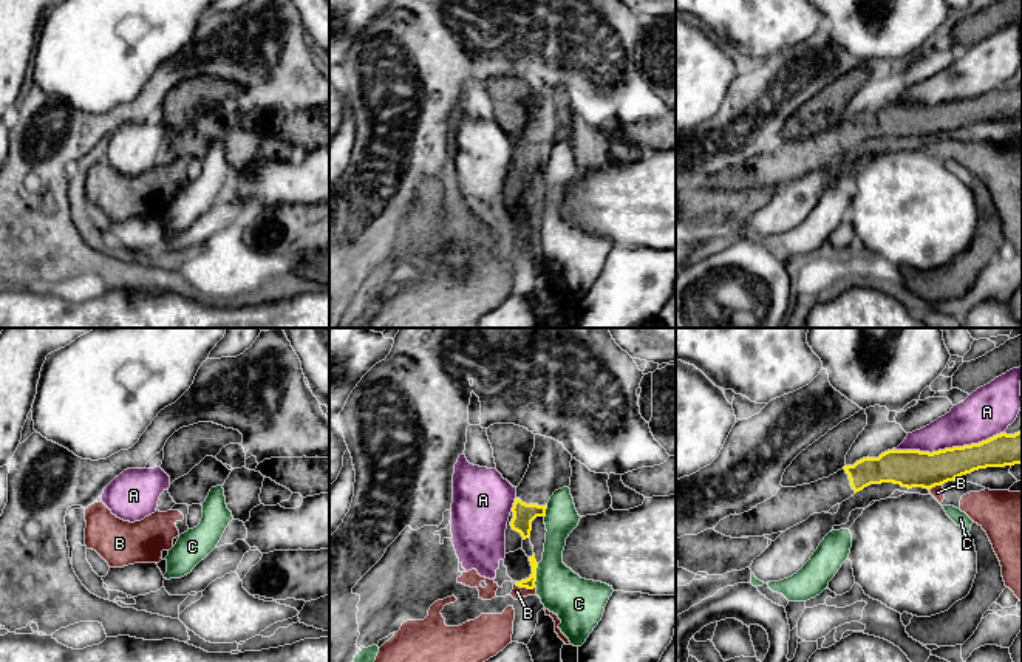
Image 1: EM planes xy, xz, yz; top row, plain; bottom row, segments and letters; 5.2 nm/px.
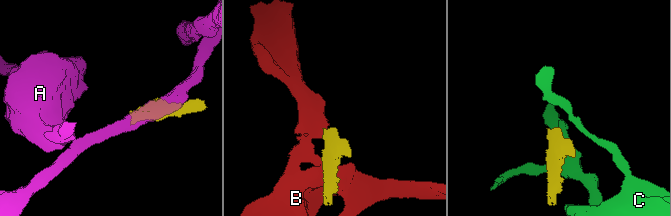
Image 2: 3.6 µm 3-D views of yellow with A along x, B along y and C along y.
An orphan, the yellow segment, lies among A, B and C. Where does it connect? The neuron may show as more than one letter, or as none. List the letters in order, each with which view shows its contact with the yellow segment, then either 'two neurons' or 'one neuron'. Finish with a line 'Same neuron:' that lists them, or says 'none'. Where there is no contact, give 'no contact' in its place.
A: meets yellow in yz; two neurons
B: meets yellow in xz; two neurons
C: meets yellow in xz; two neurons
Same neuron: none

